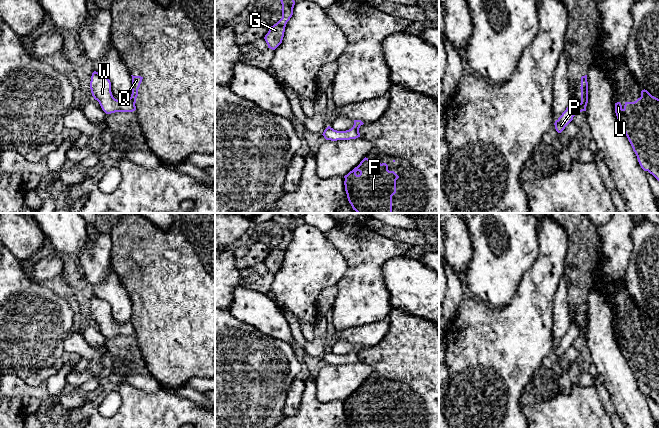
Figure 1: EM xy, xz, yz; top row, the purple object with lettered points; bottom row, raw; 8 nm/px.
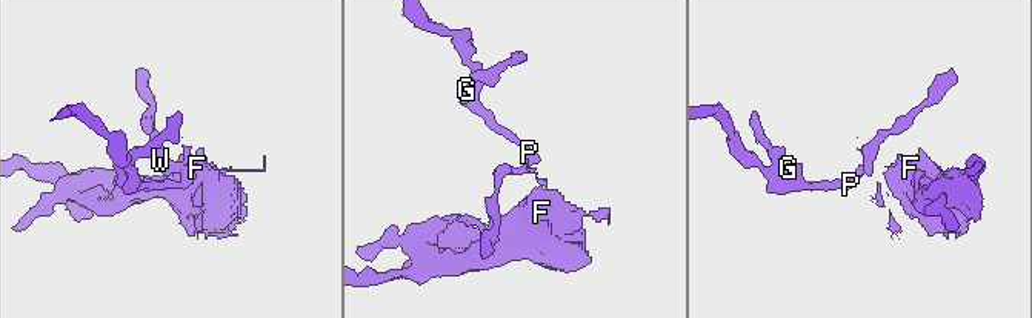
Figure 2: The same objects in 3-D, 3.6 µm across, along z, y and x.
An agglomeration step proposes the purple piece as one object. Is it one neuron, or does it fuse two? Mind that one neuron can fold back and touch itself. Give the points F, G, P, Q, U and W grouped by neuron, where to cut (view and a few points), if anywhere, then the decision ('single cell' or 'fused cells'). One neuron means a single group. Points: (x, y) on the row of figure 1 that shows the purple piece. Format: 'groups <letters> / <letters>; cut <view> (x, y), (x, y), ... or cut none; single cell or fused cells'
groups F Q U / G P W; cut xy (130, 97), (134, 104); fused cells

